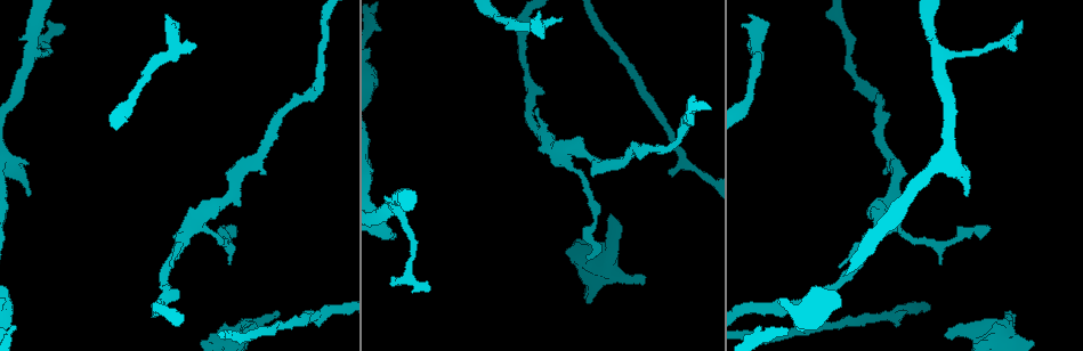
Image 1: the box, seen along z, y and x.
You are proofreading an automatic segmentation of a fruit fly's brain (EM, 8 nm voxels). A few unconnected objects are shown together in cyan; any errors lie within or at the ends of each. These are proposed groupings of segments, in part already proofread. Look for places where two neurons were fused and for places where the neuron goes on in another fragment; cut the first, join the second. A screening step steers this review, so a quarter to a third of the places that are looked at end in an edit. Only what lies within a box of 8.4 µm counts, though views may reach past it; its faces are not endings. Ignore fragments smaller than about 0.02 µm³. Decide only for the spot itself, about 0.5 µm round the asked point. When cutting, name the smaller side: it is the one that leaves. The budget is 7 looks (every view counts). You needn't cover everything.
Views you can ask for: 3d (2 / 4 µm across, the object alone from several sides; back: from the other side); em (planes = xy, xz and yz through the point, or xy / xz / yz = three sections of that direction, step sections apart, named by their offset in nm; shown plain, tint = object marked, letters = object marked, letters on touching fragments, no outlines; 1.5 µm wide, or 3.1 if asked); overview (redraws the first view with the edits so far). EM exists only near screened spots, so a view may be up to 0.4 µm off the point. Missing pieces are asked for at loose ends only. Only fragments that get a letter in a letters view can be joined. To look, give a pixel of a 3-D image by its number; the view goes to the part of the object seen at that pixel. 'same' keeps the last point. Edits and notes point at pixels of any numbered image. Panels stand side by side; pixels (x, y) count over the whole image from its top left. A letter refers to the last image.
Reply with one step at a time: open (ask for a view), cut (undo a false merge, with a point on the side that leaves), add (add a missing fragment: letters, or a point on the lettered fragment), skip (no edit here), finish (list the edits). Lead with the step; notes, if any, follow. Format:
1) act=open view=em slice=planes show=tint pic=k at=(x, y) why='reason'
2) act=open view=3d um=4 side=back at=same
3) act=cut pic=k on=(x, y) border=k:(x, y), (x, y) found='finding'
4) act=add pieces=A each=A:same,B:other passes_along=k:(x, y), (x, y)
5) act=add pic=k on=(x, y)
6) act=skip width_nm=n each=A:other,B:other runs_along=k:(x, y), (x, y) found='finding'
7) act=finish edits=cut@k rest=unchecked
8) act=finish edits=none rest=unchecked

act=open view=em slice=planes show=letters pic=1 at=(392, 280) why='branch stops here'

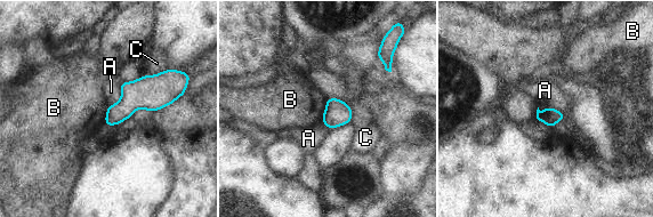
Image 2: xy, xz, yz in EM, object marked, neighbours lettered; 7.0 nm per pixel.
act=skip each=A:other,B:other,C:other border=2:(325, 98), (325, 111), (320, 120) found='no lettered fragment goes on from it'

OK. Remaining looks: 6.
act=open view=em slice=planes show=letters pic=1 at=(586, 257) why='branch stops here'

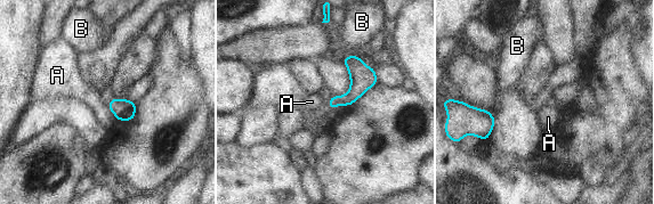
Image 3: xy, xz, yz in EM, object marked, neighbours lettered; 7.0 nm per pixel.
act=skip each=A:other,B:other found='none of them fits'

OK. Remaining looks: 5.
act=open view=3d um=4 pic=1 at=(643, 277) why='branch stops here'

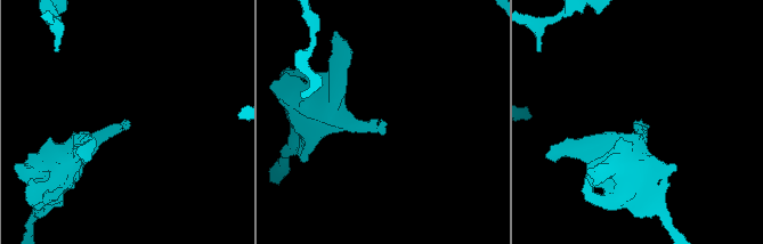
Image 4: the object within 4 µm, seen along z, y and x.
act=open view=em slice=xy step=8 show=letters pic=4 at=(638, 123)

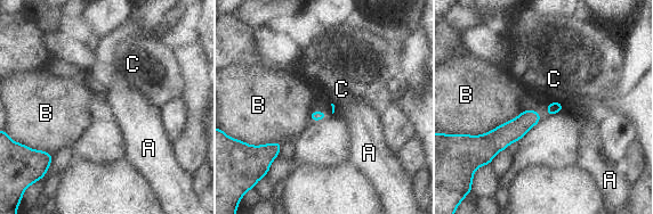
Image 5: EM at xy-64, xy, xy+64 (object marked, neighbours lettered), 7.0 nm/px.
act=open view=em slice=planes show=letters at=same why='another direction'

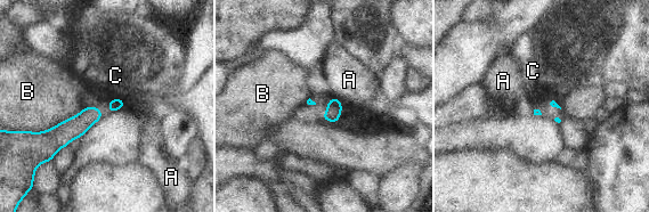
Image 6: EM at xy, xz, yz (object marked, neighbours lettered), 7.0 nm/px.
act=skip each=A:other,B:other,C:other border=6:(333, 95), (342, 103) found='no lettered fragment goes on from it'

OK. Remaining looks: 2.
act=finish edits=none rest=unchecked

